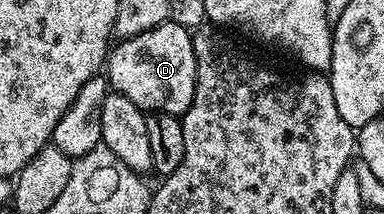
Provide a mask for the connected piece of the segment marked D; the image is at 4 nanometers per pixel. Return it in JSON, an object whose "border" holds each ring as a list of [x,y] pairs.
{"border":[[[162,22],[160,26],[138,34],[135,38],[120,41],[120,46],[116,45],[110,51],[105,63],[105,77],[110,89],[116,94],[129,96],[129,100],[133,100],[133,104],[137,104],[144,112],[183,115],[191,107],[195,95],[195,53],[192,37],[192,31],[188,27],[179,26],[175,22]]]}

